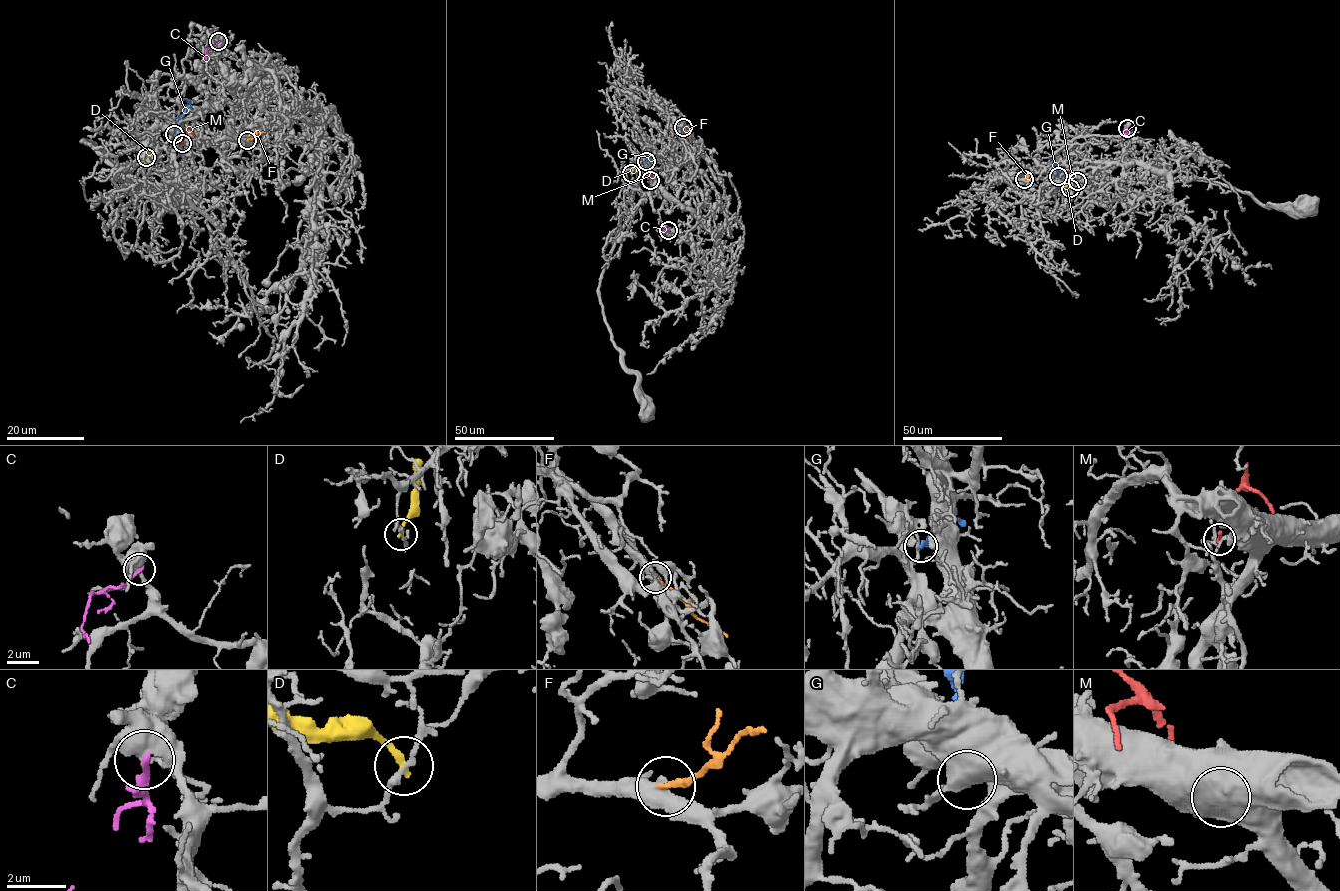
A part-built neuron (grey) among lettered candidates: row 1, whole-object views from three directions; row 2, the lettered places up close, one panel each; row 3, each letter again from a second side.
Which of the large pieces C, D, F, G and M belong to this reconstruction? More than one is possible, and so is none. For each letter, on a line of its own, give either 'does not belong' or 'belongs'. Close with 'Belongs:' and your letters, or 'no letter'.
C: does not belong
D: does not belong
F: belongs
G: does not belong
M: does not belong
Belongs: F

